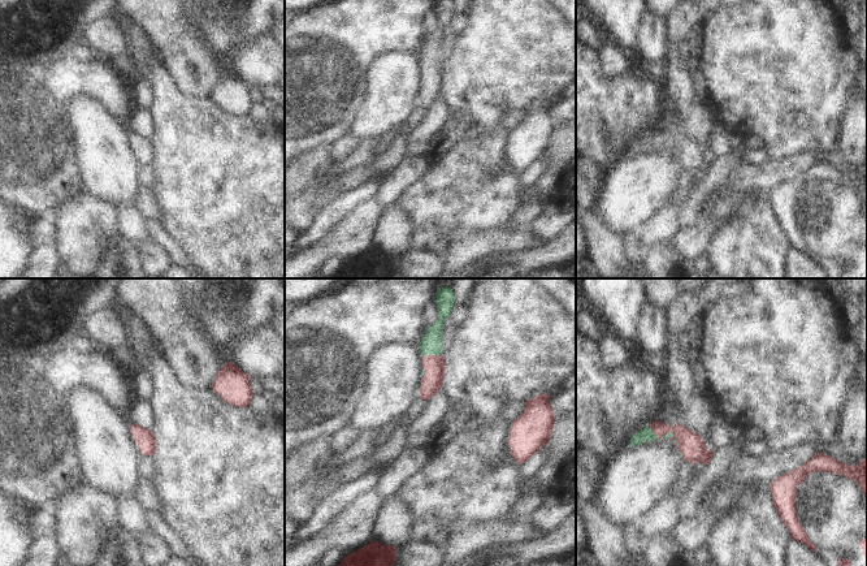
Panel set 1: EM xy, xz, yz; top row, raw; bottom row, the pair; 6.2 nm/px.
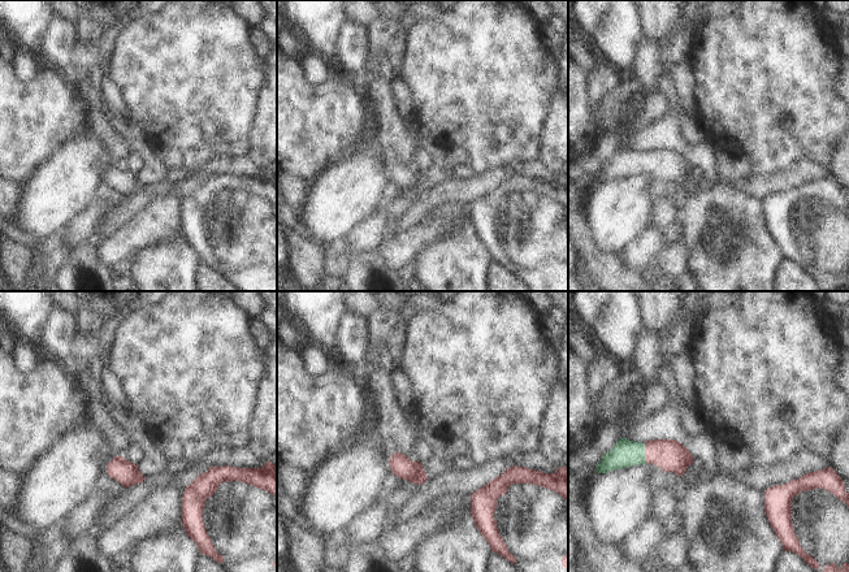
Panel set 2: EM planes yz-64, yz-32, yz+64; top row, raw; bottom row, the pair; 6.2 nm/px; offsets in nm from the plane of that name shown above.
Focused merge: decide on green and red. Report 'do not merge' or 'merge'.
merge

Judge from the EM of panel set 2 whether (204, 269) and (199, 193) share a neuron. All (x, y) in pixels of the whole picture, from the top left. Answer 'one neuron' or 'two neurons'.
two neurons

